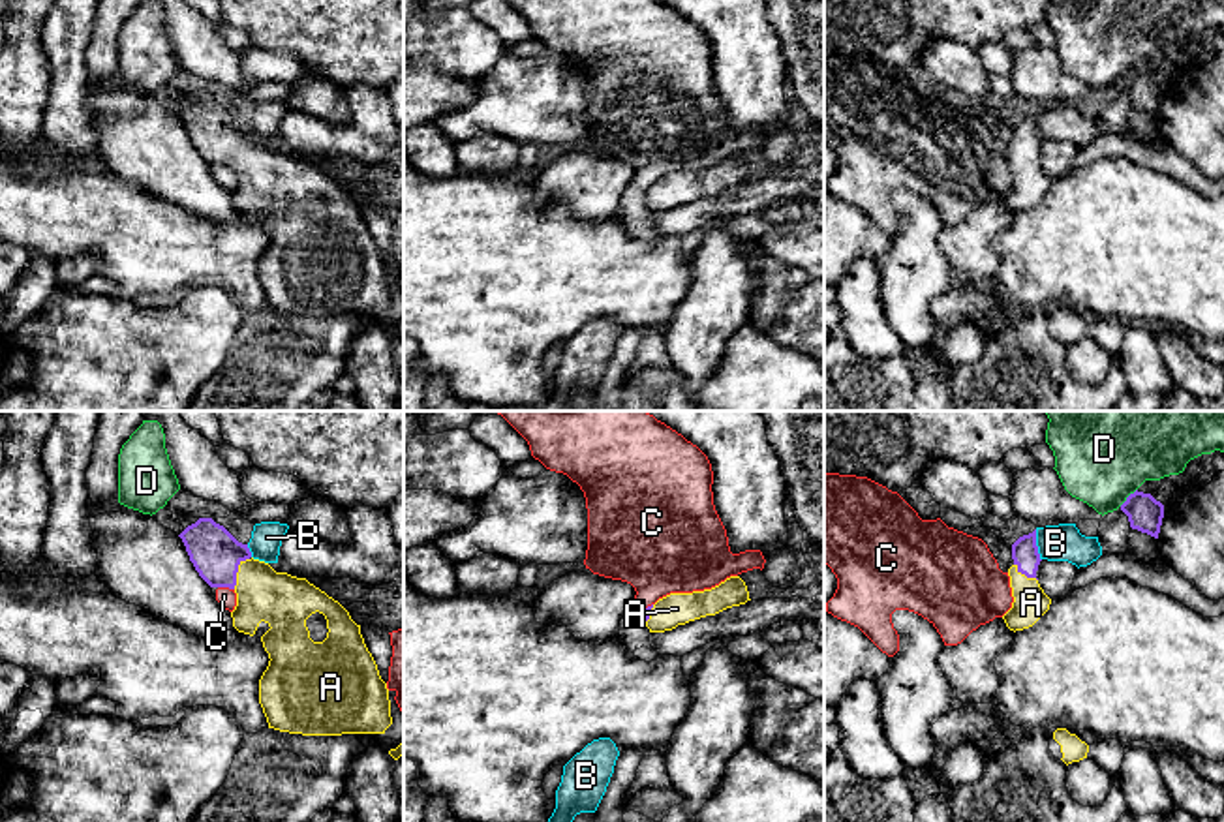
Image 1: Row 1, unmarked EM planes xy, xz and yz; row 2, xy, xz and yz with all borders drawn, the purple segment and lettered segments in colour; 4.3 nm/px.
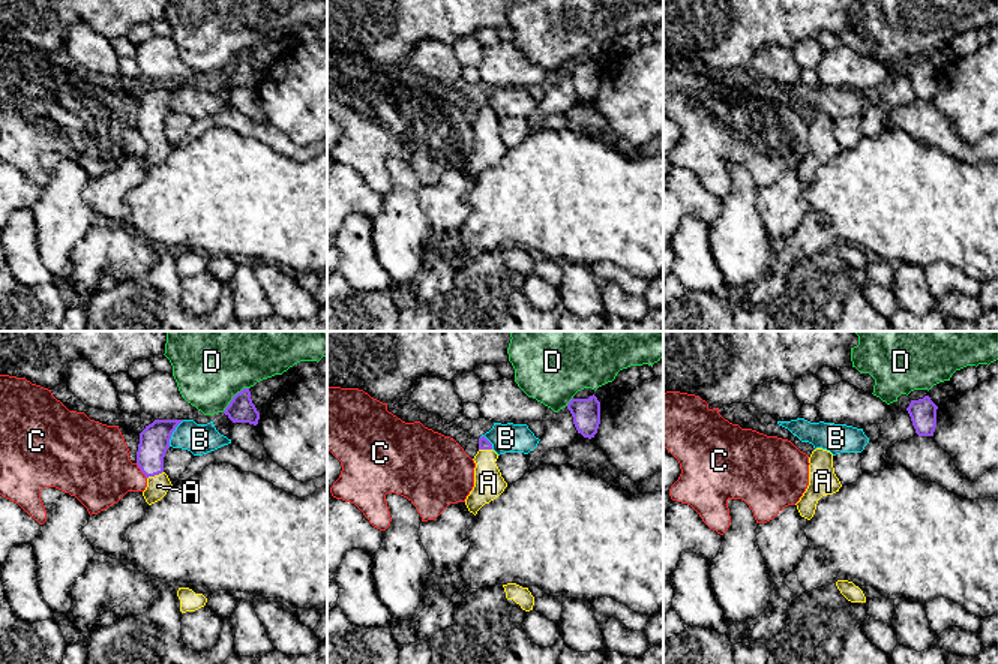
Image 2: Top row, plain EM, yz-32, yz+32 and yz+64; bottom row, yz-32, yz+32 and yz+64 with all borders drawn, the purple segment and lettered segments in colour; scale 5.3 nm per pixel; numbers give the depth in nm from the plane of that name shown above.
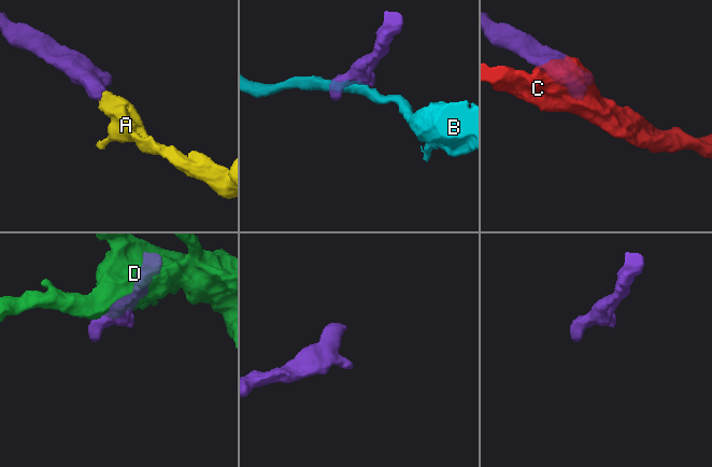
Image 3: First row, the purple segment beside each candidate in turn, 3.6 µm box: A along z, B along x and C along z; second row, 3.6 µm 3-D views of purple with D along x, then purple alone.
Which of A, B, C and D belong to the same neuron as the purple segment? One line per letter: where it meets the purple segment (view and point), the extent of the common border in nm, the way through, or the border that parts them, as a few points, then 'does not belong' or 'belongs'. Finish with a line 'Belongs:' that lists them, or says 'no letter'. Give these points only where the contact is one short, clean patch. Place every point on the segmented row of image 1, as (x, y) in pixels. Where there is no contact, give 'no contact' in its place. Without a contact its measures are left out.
A: contact xy (237, 571); length 150 nm; way xy (214, 552), (237, 571), (267, 595), (284, 601); belongs
B: contact yz (1035, 545); length 140 nm; does not belong
C: contact xy (226, 586); length 70 nm; does not belong
D: contact yz (1127, 498); length 110 nm; does not belong
Belongs: A

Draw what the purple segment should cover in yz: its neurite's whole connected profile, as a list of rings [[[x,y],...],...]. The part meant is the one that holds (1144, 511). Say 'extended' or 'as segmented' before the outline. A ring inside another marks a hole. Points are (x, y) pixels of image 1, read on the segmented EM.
as segmented; [[[1134,492],[1121,505],[1121,510],[1128,516],[1130,527],[1158,539],[1164,505],[1151,494]]]

